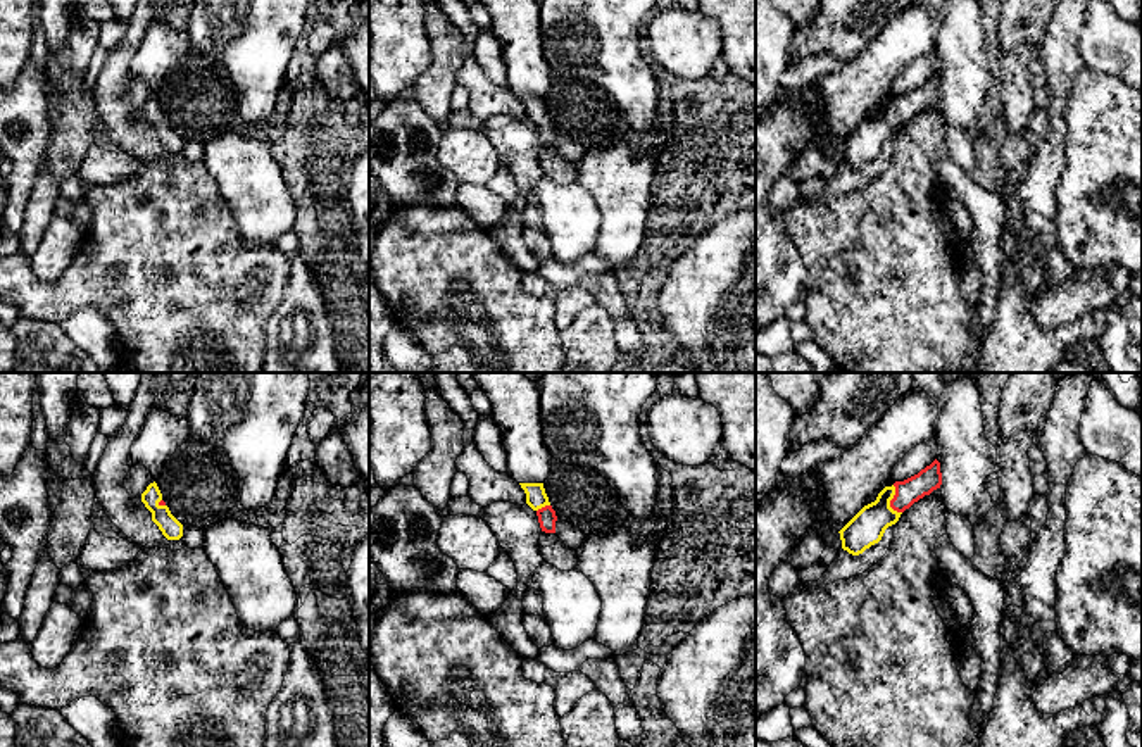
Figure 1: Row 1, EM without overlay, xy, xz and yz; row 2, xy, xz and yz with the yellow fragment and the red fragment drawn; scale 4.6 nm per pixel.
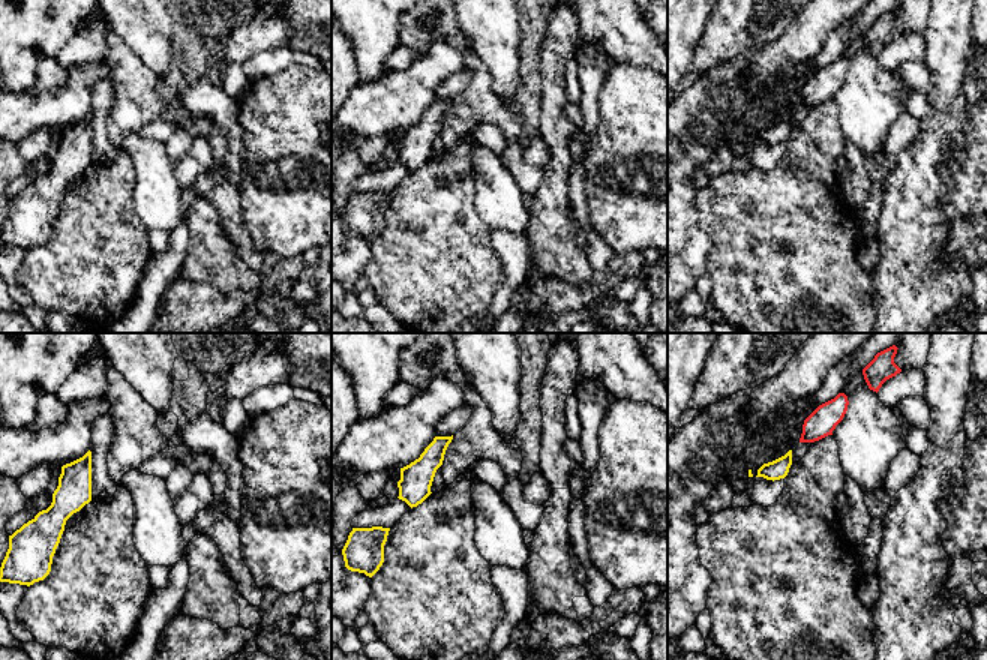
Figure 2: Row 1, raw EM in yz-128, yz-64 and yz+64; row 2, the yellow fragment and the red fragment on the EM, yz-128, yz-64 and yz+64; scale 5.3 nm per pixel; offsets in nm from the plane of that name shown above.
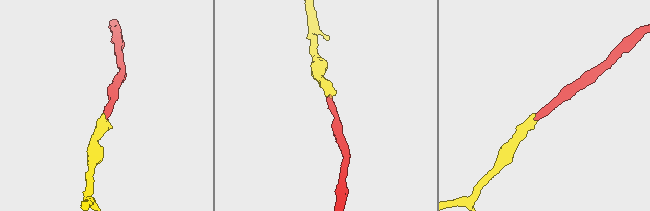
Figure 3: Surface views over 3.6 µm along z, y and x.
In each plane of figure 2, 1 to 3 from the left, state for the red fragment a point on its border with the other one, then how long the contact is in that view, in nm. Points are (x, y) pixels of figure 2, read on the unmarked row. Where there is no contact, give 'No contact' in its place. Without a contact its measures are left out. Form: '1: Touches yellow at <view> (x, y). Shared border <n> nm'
1: No contact
2: No contact
3: No contact

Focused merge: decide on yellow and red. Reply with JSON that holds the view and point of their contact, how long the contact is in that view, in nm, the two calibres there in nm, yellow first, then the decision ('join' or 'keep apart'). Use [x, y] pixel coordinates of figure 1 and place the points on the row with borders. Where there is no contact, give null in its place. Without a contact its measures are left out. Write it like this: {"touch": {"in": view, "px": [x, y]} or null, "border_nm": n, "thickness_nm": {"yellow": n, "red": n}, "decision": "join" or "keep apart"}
{"touch": {"in": "yz", "px": [891, 499]}, "border_nm": 140, "thickness_nm": {"yellow": 160, "red": 120}, "decision": "join"}

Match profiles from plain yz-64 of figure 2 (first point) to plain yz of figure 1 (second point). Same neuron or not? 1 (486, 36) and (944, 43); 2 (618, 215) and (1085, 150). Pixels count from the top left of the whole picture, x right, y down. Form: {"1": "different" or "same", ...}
{"1": "same", "2": "same"}

